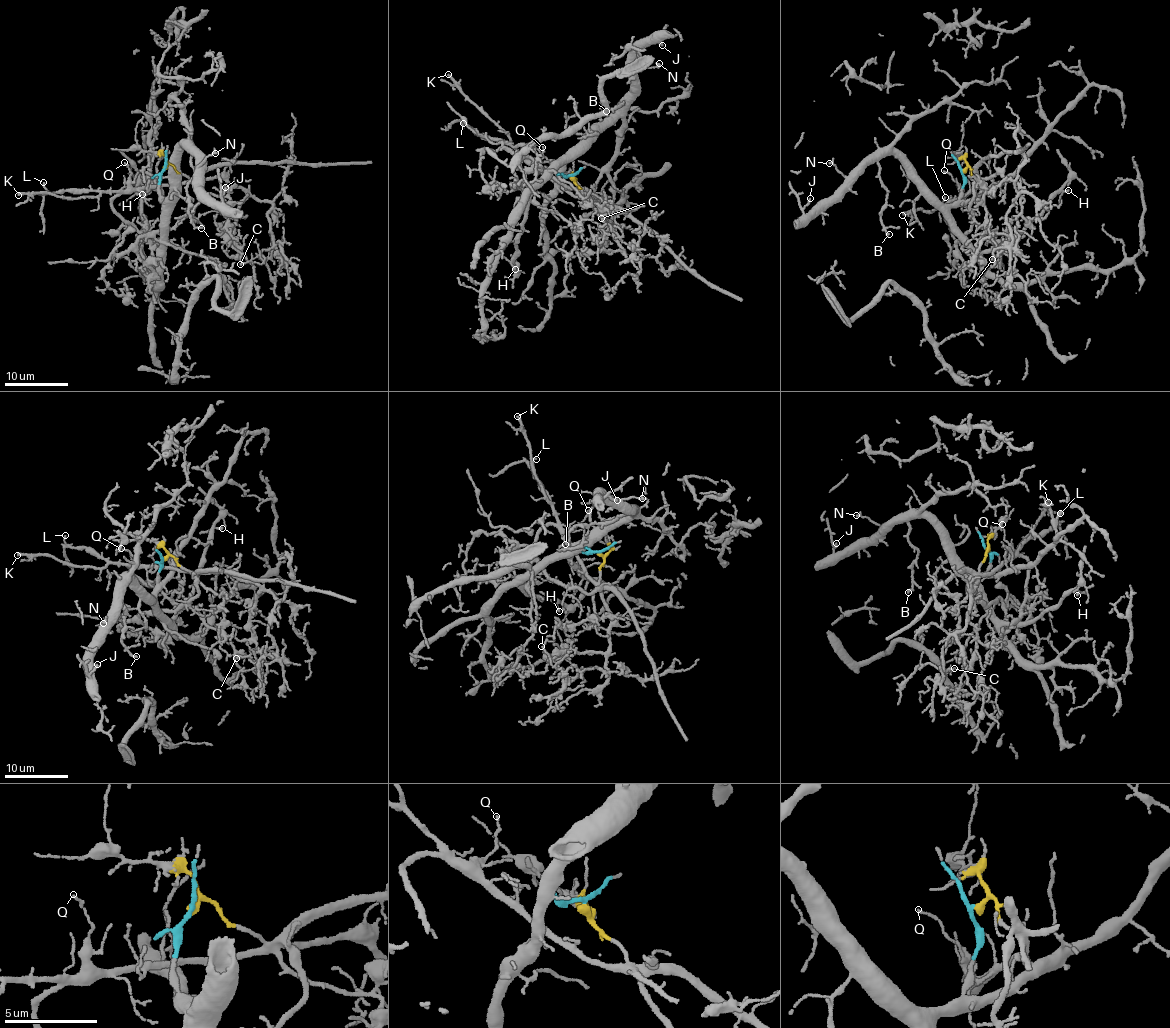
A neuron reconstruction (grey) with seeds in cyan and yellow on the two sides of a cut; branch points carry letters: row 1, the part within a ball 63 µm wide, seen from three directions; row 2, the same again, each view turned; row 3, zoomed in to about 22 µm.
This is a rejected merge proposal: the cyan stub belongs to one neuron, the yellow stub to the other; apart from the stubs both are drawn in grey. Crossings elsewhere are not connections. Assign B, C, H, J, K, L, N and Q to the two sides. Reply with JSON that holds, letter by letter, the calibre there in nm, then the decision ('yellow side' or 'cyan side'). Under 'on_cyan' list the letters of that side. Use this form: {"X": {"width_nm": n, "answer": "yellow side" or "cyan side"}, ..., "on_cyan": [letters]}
{"B": {"width_nm": 180, "answer": "cyan side"}, "C": {"width_nm": 110, "answer": "yellow side"}, "H": {"width_nm": 180, "answer": "cyan side"}, "J": {"width_nm": 130, "answer": "cyan side"}, "K": {"width_nm": 200, "answer": "yellow side"}, "L": {"width_nm": 110, "answer": "yellow side"}, "N": {"width_nm": 190, "answer": "cyan side"}, "Q": {"width_nm": 110, "answer": "yellow side"}, "on_cyan": ["B", "H", "J", "N"]}

